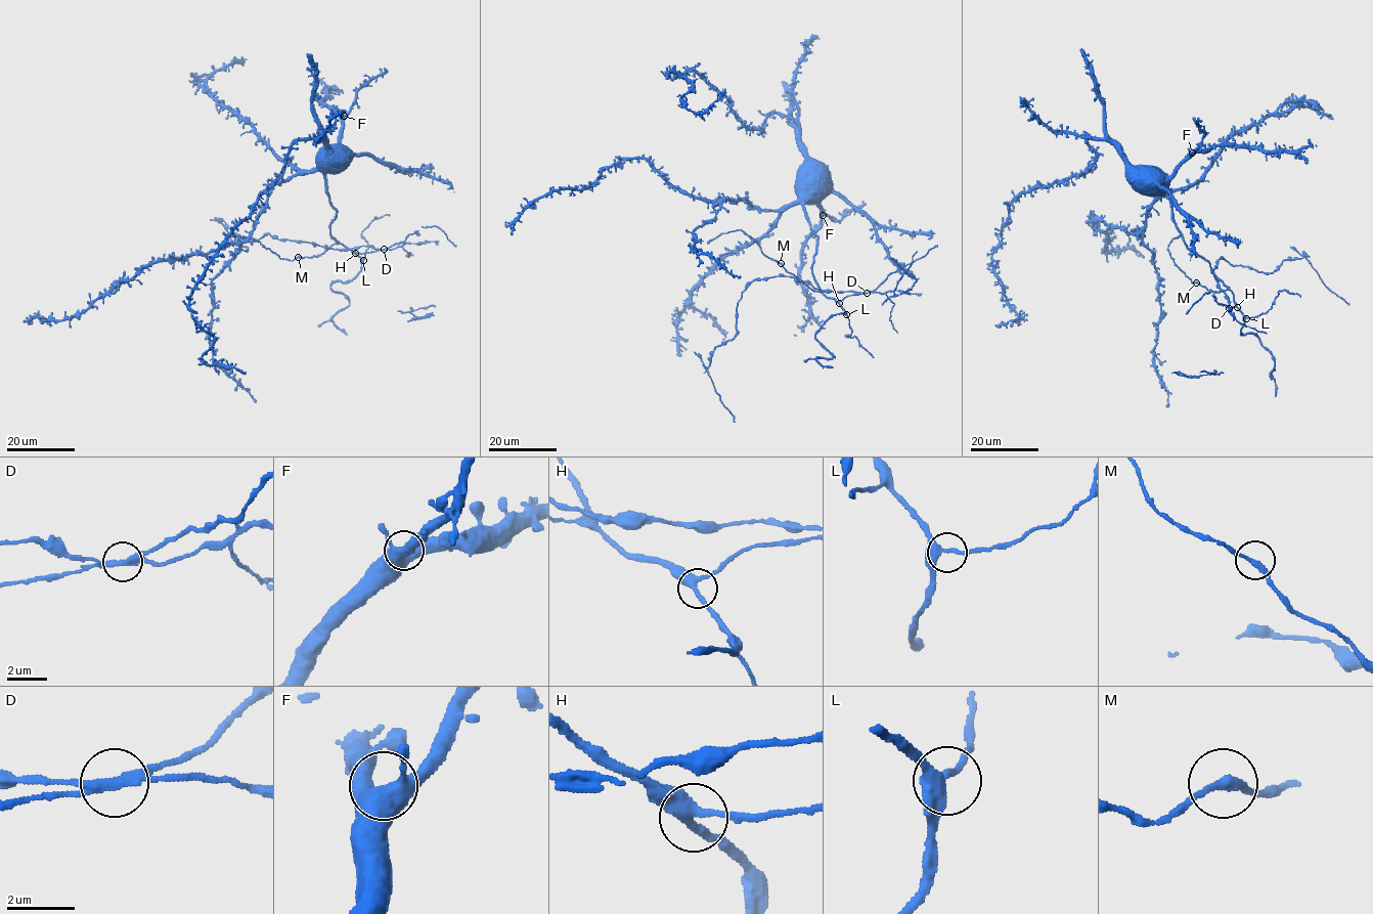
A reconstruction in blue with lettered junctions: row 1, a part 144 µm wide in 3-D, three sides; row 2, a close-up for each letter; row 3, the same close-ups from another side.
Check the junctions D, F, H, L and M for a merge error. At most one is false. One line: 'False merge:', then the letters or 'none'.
False merge: D

